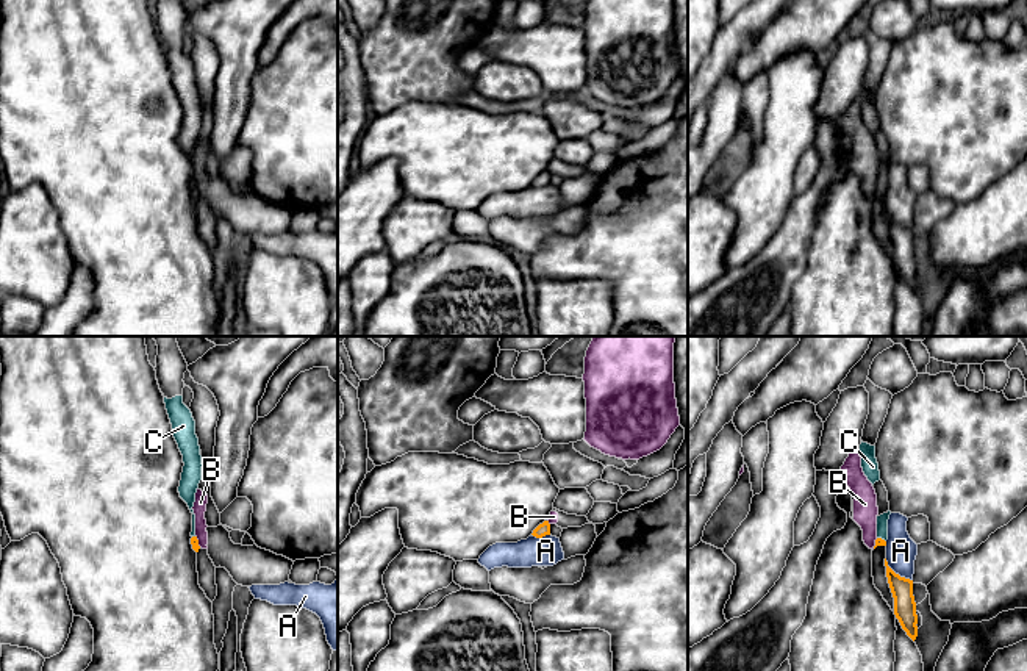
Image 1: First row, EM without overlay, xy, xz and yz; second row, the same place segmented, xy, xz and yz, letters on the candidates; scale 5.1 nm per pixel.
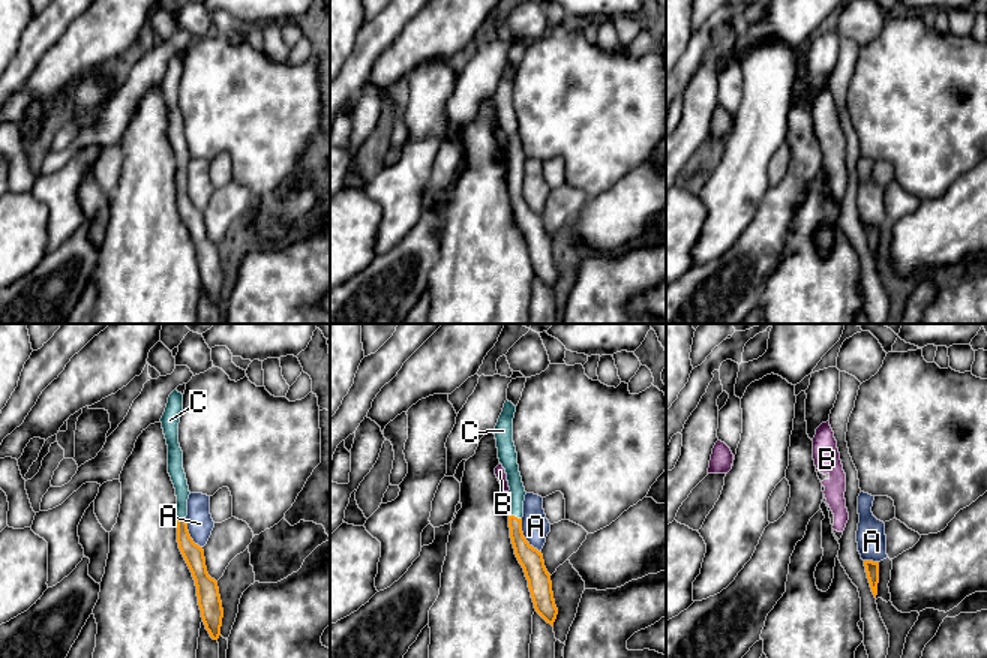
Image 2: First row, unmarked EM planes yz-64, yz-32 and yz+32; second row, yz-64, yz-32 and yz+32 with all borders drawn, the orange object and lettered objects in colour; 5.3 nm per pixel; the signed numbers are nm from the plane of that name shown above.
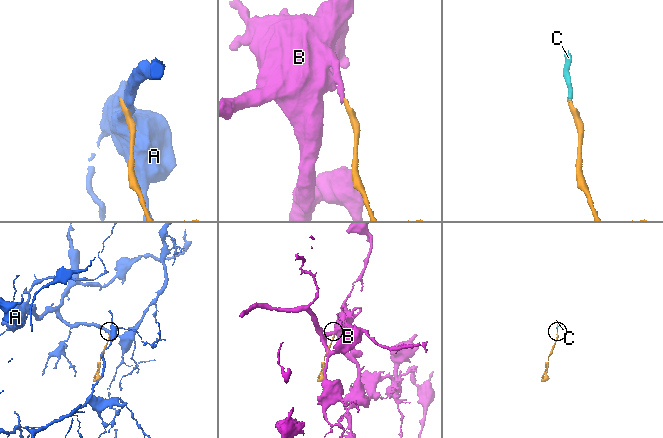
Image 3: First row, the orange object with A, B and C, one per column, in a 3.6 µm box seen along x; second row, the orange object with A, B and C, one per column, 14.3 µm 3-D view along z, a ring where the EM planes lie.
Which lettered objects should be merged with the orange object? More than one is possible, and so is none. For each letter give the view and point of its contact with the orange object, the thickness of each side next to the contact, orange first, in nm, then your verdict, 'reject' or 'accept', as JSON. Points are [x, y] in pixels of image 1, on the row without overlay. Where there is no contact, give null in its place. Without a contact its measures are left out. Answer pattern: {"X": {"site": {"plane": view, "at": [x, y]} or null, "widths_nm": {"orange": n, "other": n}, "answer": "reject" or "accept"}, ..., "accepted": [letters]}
{"A": {"site": {"plane": "yz", "at": [898, 224]}, "widths_nm": {"orange": 110, "other": 160}, "answer": "reject"}, "B": {"site": {"plane": "xy", "at": [197, 191]}, "widths_nm": {"orange": 50, "other": 70}, "answer": "reject"}, "C": {"site": {"plane": "yz", "at": [880, 188]}, "widths_nm": {"orange": 50, "other": 60}, "answer": "accept"}, "accepted": ["C"]}

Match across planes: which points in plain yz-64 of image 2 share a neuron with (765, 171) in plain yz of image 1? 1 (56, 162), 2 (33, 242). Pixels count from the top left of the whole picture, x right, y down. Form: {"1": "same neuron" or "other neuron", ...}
{"1": "other neuron", "2": "other neuron"}

